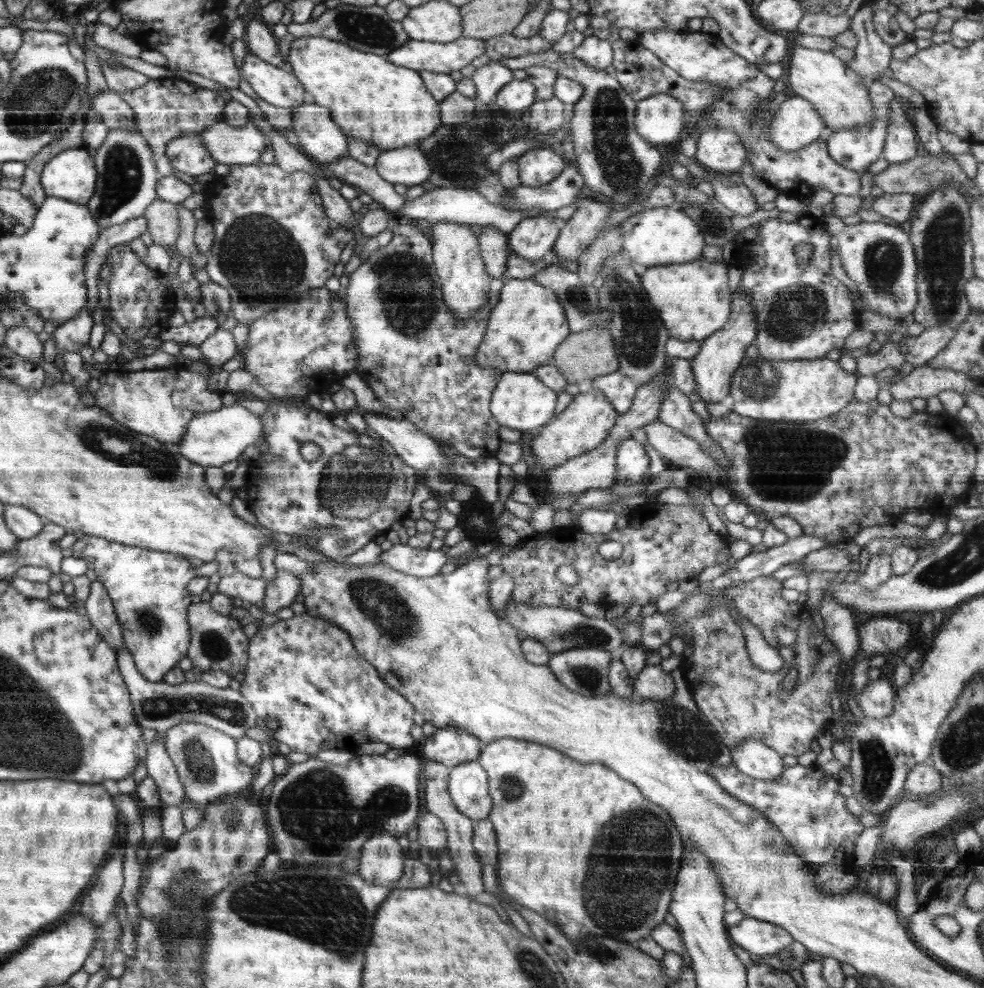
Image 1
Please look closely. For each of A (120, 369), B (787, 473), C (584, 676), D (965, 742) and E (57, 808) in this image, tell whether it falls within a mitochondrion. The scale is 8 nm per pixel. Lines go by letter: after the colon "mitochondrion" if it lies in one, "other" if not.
A: other
B: mitochondrion
C: mitochondrion
D: mitochondrion
E: other

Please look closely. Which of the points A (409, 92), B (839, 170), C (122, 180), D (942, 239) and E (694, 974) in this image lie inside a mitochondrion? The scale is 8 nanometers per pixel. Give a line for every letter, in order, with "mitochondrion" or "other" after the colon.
A: other
B: other
C: mitochondrion
D: mitochondrion
E: other

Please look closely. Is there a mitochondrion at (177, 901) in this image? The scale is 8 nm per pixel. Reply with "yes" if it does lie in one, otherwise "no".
yes

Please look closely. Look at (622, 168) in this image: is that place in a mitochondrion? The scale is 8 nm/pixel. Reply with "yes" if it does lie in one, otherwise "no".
yes

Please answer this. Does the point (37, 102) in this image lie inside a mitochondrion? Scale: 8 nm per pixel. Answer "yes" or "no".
yes

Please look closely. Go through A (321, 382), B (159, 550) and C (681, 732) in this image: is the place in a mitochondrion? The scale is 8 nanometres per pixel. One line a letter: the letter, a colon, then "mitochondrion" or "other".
A: other
B: other
C: mitochondrion

